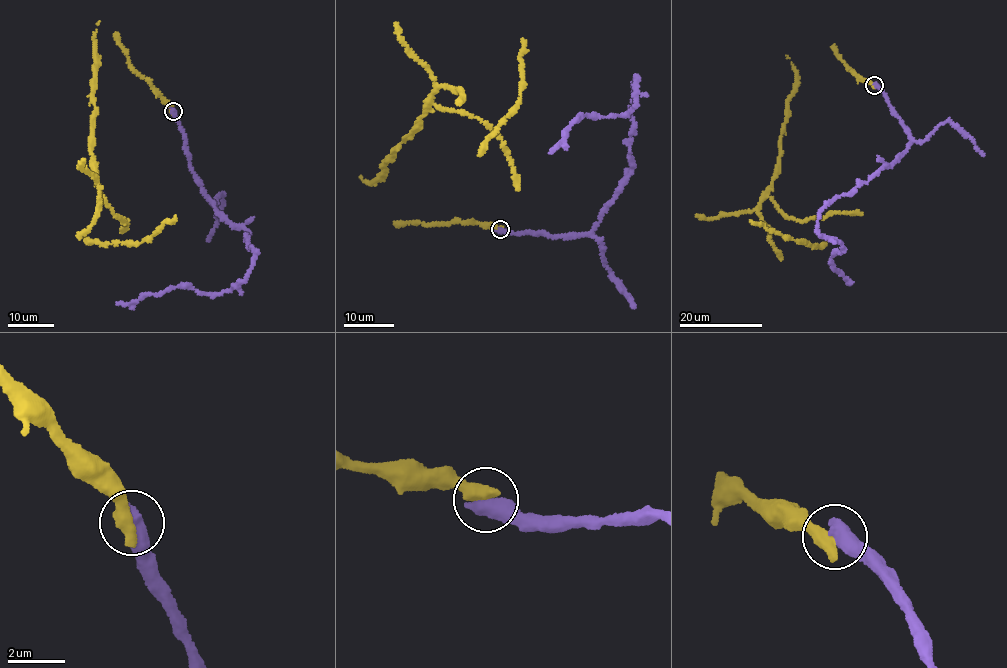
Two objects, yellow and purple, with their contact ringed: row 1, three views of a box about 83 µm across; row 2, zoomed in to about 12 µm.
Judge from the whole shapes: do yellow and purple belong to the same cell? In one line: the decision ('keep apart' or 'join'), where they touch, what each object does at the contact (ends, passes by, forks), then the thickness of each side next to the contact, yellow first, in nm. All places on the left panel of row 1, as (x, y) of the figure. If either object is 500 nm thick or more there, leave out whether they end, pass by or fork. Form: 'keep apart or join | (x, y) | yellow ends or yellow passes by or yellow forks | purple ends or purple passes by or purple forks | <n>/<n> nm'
join | (173, 111) | 550/650 nm

